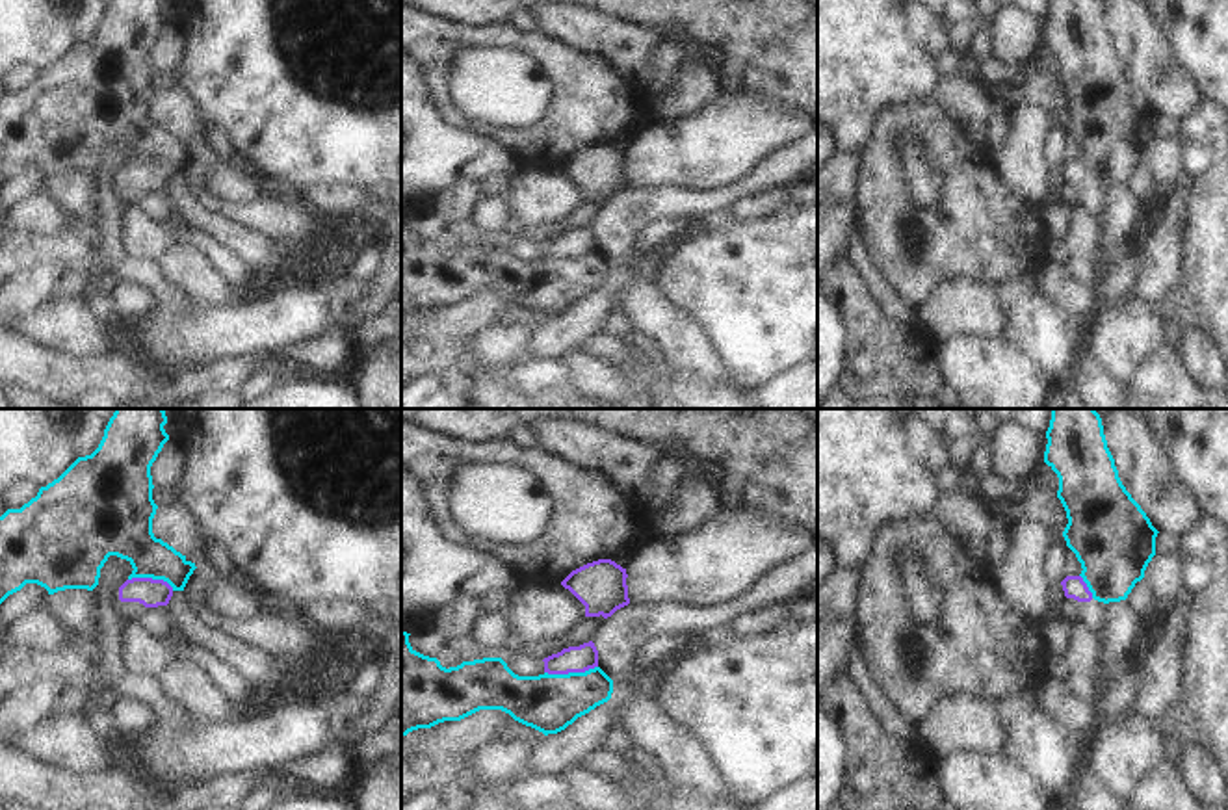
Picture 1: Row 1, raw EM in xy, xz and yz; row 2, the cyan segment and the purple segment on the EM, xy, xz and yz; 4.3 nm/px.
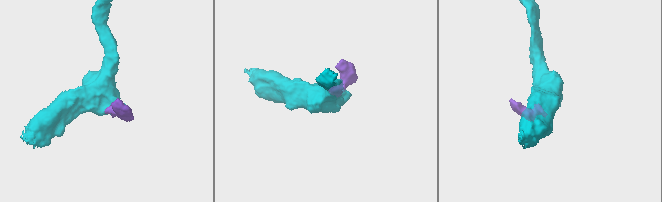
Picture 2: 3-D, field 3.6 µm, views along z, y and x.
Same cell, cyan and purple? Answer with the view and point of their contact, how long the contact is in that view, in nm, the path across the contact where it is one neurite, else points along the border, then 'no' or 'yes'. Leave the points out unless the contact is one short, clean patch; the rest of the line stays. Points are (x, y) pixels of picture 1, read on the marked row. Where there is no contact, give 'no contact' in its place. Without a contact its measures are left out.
contact xz (571, 673); length 240 nm; border xz (597, 666), (586, 671), (545, 673); no

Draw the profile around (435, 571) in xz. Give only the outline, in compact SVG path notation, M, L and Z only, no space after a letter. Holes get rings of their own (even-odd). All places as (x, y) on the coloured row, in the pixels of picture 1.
M401 463L401 632L414 632L464 596L483 598L494 589L520 585L520 574L502 559L455 542L431 507L425 485Z

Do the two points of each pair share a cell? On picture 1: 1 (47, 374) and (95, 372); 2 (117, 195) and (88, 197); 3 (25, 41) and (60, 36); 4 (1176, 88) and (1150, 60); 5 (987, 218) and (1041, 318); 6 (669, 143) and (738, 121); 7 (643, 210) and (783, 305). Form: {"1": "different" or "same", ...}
{"1": "same", "2": "different", "3": "same", "4": "same", "5": "different", "6": "same", "7": "different"}

